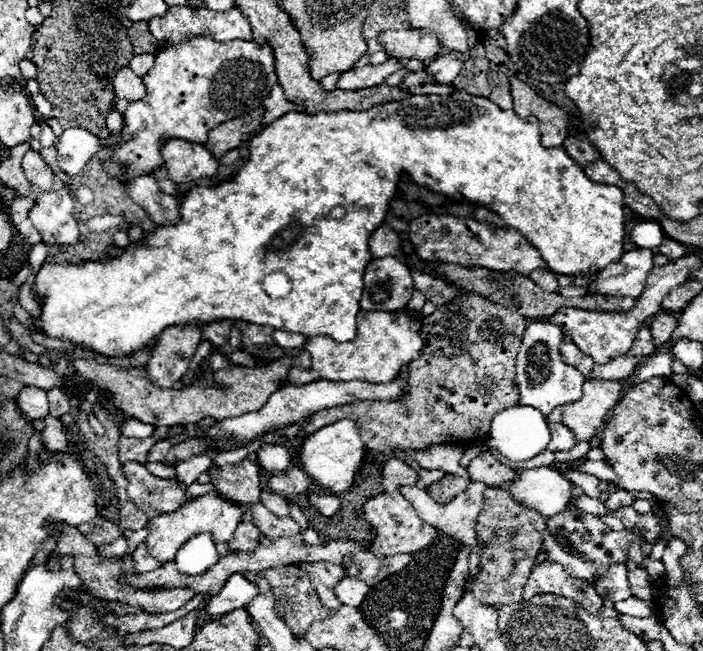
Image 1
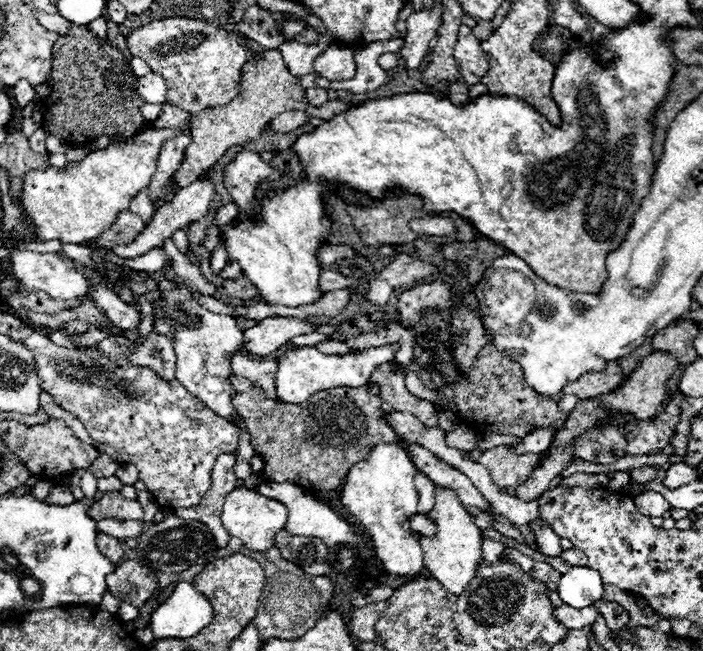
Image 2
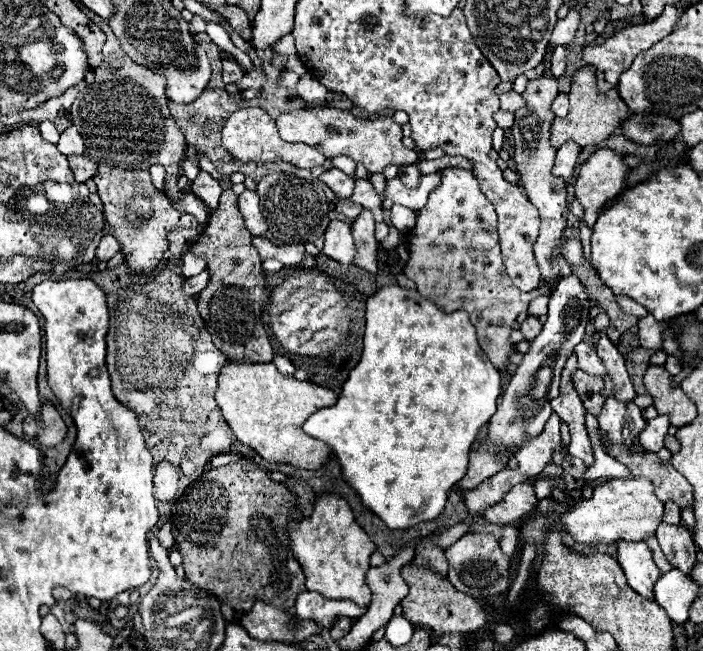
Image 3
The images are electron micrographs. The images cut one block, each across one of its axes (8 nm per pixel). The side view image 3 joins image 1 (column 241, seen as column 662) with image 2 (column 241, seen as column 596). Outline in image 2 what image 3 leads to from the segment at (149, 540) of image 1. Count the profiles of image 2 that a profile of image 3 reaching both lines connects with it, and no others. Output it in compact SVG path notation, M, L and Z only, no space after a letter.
M246 486L242 488L234 488L226 502L224 502L224 512L222 512L222 524L226 528L226 532L230 536L236 536L238 540L242 540L242 544L252 550L252 552L266 552L268 548L274 546L274 536L276 532L280 532L286 524L286 516L288 510L282 502L278 500L270 500Z

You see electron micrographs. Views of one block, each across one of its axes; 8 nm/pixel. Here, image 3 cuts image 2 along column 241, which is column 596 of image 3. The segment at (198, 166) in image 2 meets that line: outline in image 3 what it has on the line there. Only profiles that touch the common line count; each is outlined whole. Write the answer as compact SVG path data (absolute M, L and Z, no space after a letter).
M584 66L580 70L574 72L572 78L572 86L570 86L570 112L566 118L554 118L552 122L552 136L550 142L554 144L554 148L560 148L560 144L574 140L580 148L588 146L588 144L600 144L604 142L608 136L614 134L616 128L620 128L620 124L628 118L628 106L622 102L622 98L618 96L618 90L610 90L606 94L596 92L596 78L594 78L594 68L592 66Z

